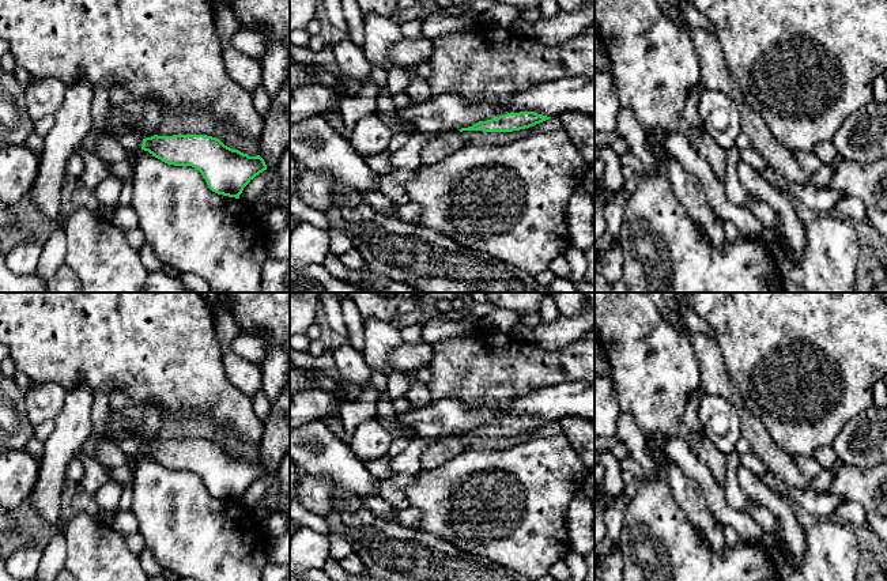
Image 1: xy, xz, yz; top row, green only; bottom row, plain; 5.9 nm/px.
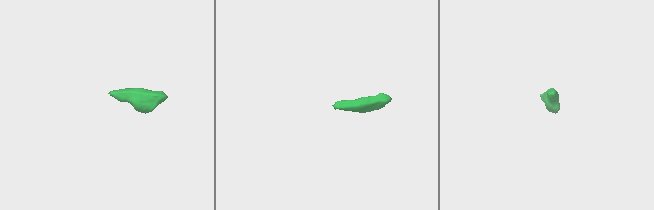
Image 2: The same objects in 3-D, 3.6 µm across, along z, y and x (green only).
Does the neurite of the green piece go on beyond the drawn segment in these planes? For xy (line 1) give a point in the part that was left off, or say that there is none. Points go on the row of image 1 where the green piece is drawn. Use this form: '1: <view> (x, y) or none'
1: xy (132, 143)

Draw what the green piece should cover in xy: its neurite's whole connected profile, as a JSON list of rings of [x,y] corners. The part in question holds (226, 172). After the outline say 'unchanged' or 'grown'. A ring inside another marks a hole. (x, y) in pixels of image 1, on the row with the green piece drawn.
[[[137,133],[109,135],[131,154],[144,150],[167,165],[195,167],[212,192],[229,197],[239,199],[244,188],[267,170],[260,155],[249,156],[207,135],[154,135],[146,139]]]; grown

